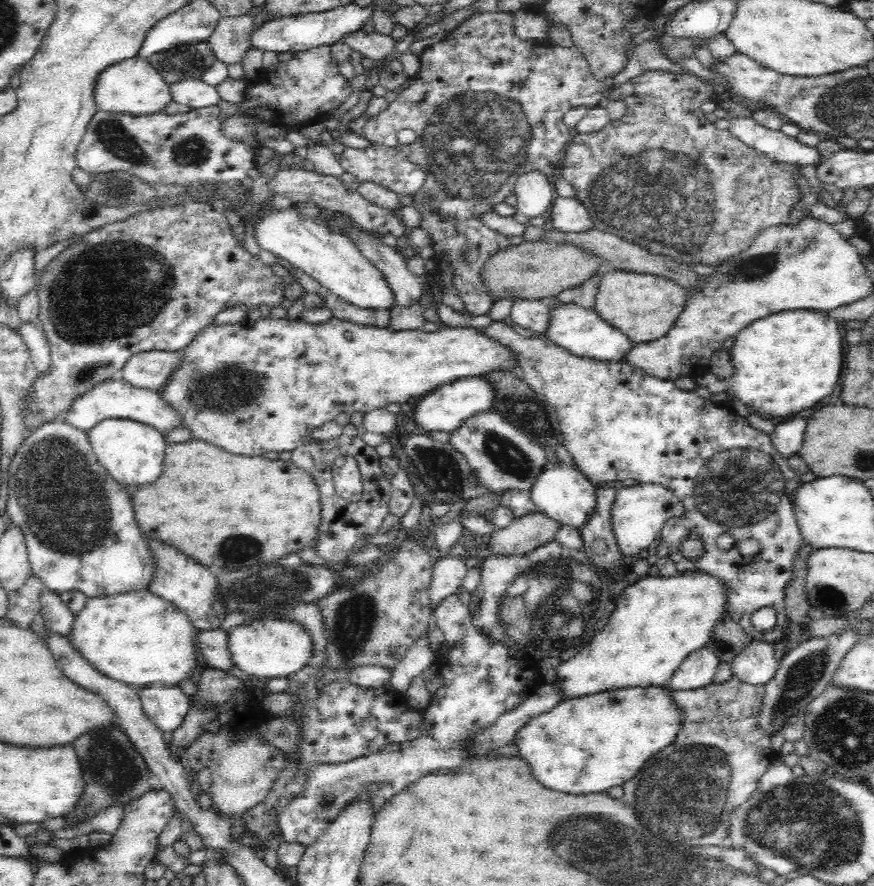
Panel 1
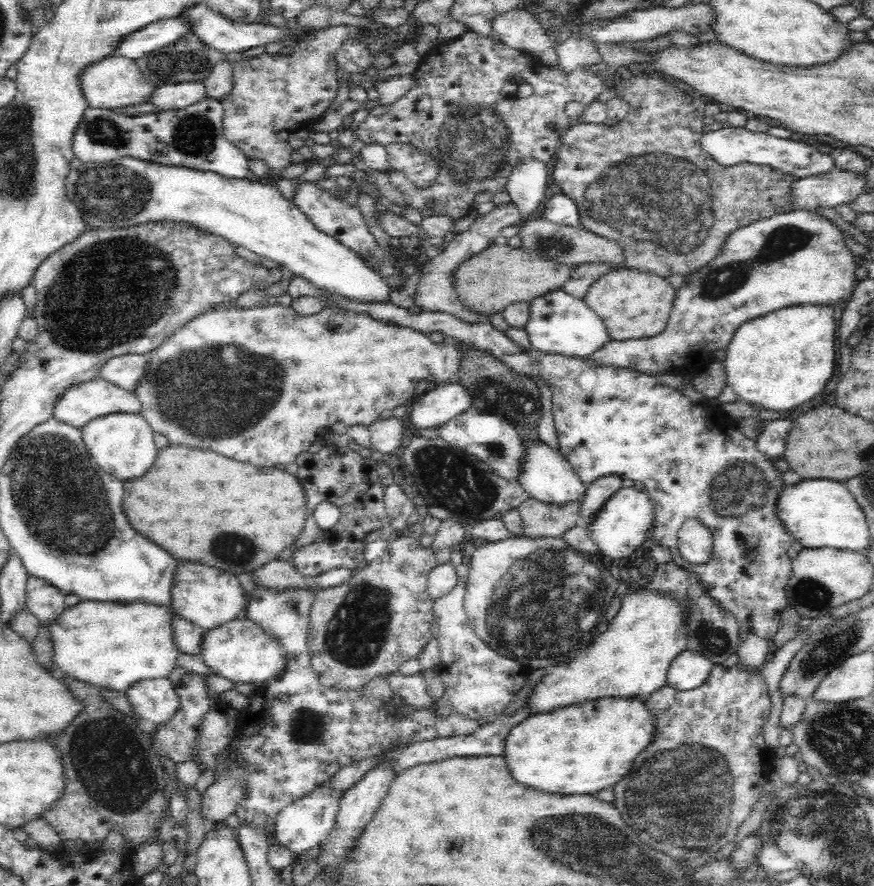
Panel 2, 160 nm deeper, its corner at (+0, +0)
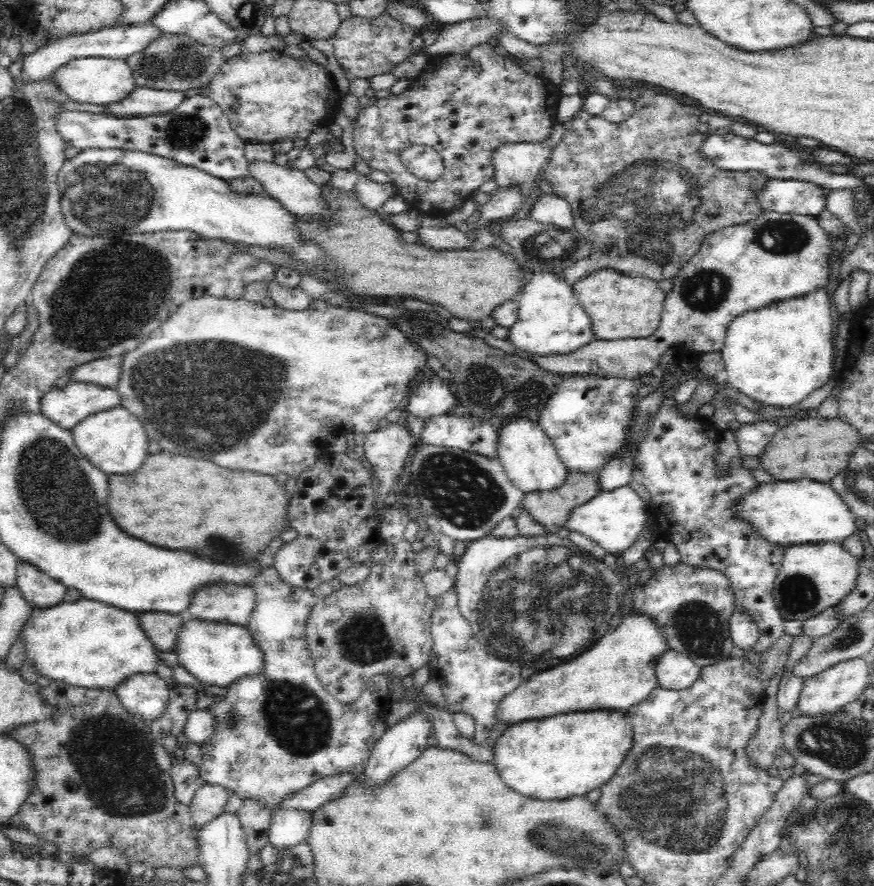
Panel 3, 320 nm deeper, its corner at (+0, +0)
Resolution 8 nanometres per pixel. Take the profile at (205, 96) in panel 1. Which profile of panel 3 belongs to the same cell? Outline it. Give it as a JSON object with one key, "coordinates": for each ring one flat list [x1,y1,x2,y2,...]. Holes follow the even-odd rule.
{"coordinates":[[137,86,122,102,108,104,104,113,112,113,116,117,166,114,168,111,176,110,186,97,186,91]]}

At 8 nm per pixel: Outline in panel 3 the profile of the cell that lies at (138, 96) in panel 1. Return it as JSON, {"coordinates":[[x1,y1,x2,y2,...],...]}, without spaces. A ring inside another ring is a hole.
{"coordinates":[[77,58,64,64,55,72,56,81,60,89,66,93,74,102,82,104,108,105,122,102,128,98,134,88,136,79,133,77,131,66,125,60,114,60,111,58]]}

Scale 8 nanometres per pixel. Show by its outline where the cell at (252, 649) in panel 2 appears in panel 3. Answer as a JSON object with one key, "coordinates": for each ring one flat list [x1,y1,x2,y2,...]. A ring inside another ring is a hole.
{"coordinates":[[187,618,184,628,180,630,179,641,176,642,175,653,178,655,178,664,186,668,192,676,202,680,207,686,230,687,240,678,263,674,266,667,264,651,252,638,247,626,225,622,202,622]]}

